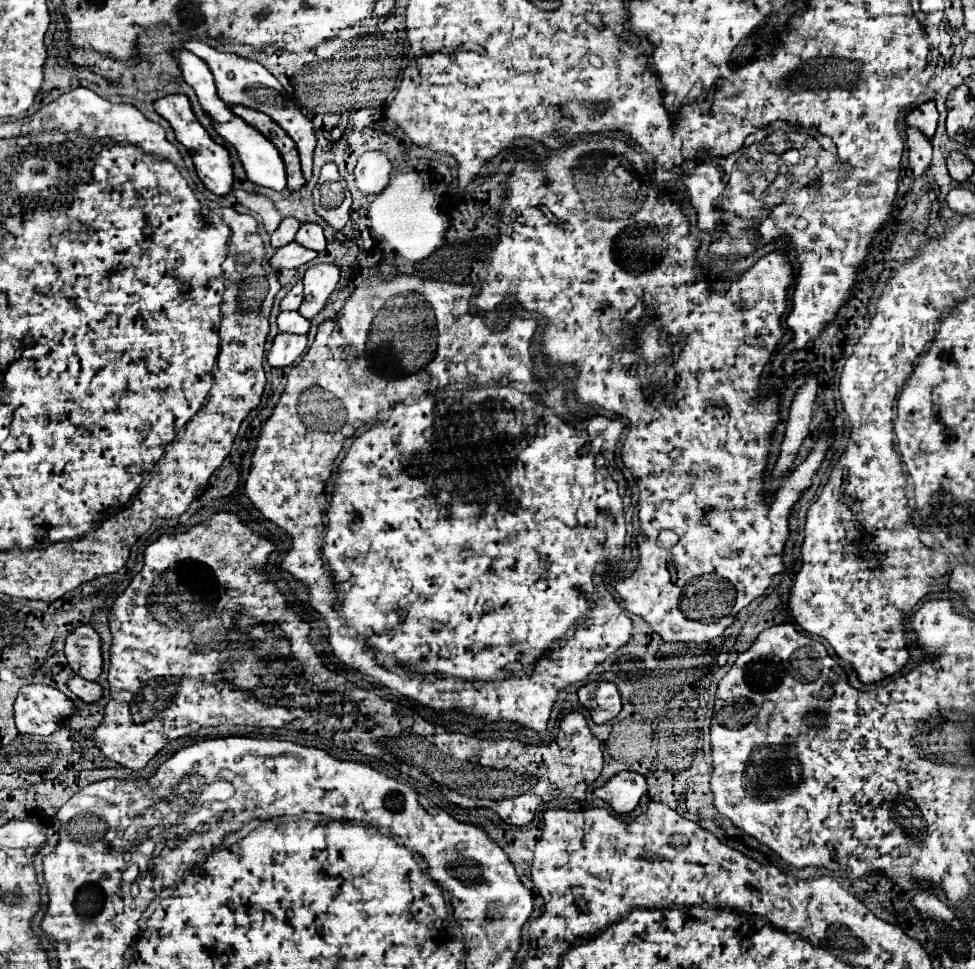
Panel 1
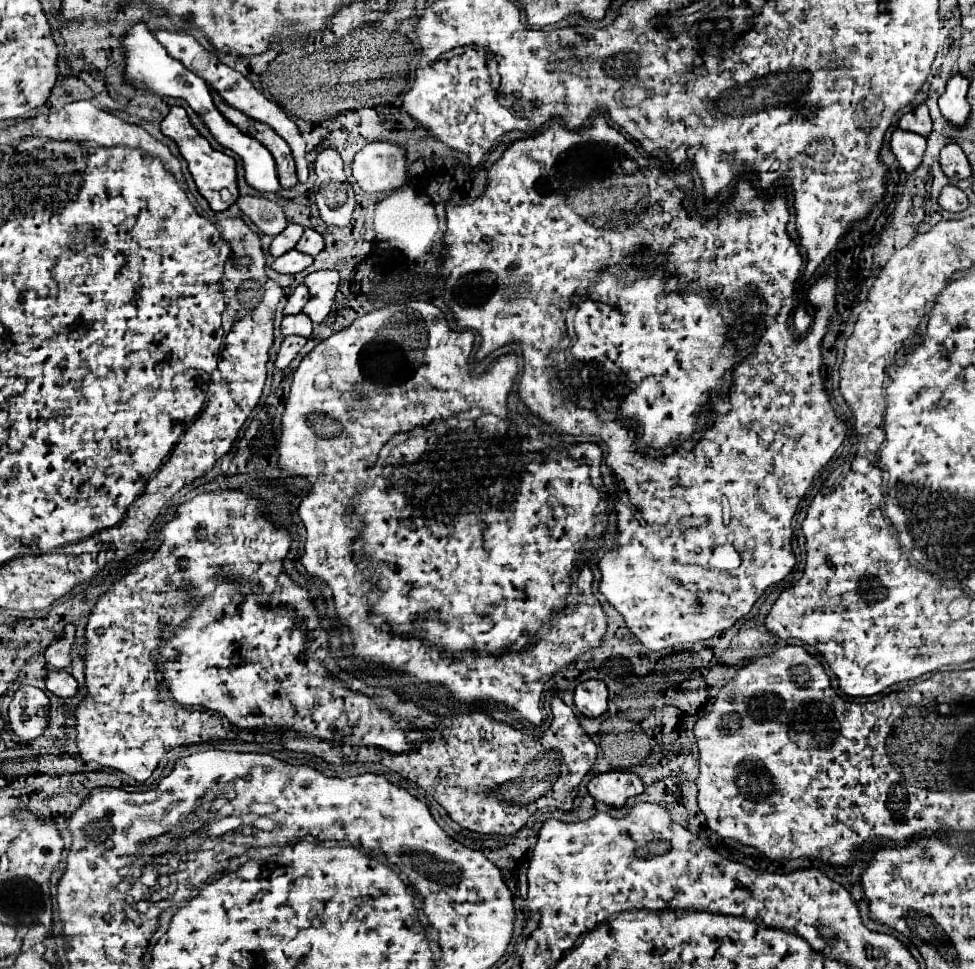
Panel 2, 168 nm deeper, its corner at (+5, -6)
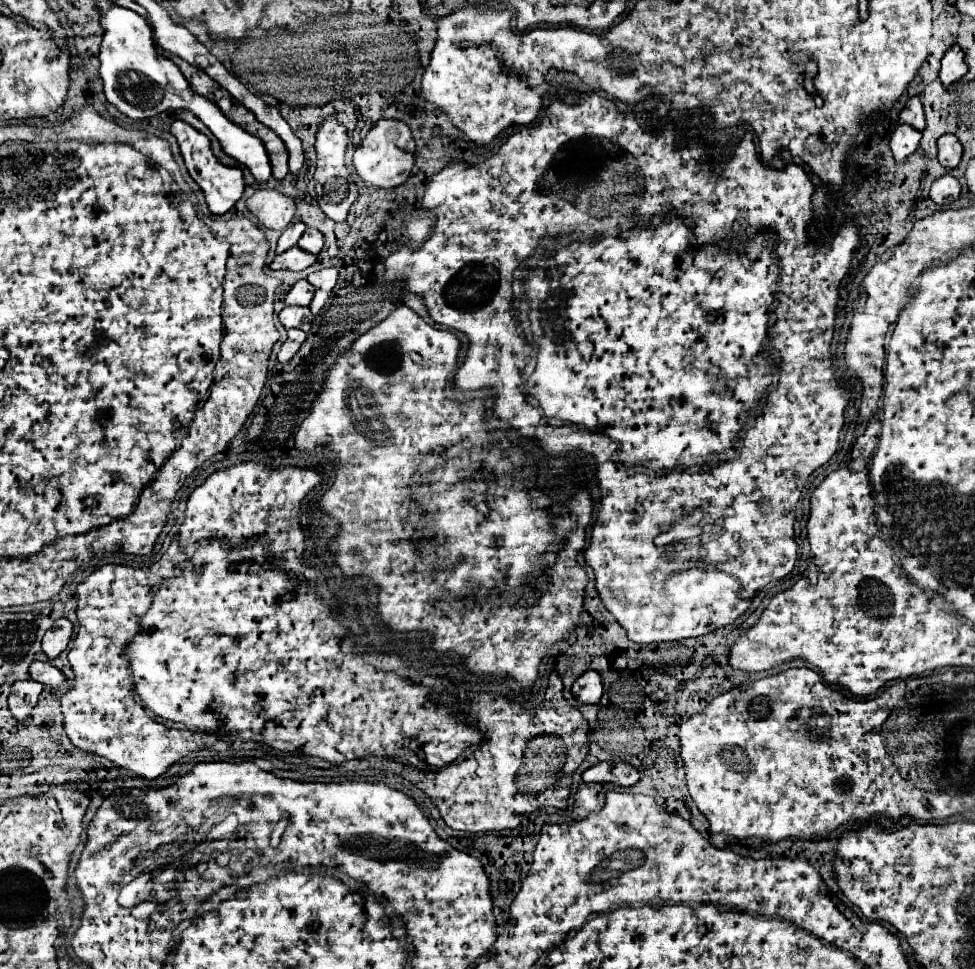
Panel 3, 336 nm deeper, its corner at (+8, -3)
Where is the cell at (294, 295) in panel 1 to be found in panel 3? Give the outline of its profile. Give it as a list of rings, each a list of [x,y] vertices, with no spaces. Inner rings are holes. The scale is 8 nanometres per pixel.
[[[302,279],[288,291],[286,305],[310,305],[312,295],[314,295],[314,287],[306,279]]]

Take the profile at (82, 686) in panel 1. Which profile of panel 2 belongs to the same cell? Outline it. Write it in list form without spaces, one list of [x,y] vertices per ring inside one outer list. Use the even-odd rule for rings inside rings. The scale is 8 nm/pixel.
[[[51,672],[47,676],[47,690],[61,698],[73,698],[77,694],[77,682],[67,672]]]

